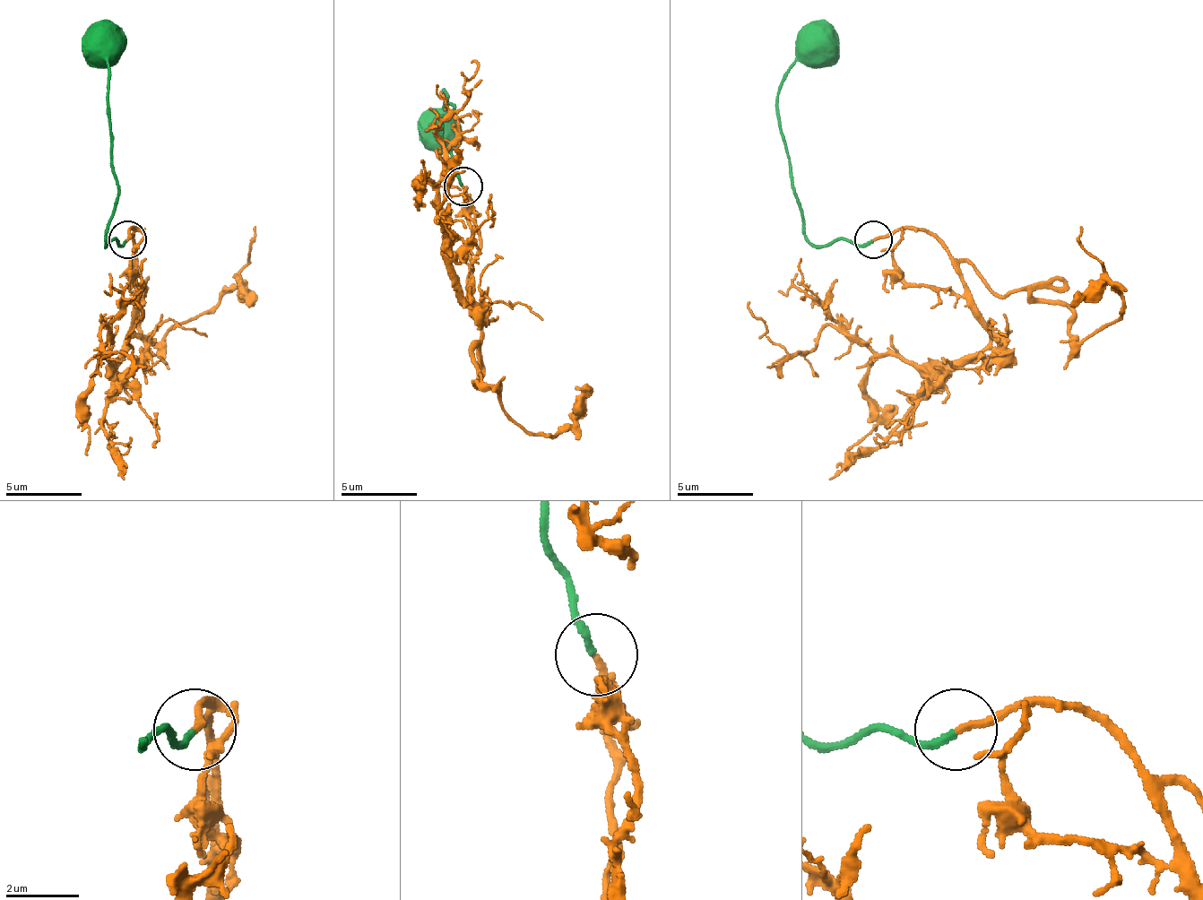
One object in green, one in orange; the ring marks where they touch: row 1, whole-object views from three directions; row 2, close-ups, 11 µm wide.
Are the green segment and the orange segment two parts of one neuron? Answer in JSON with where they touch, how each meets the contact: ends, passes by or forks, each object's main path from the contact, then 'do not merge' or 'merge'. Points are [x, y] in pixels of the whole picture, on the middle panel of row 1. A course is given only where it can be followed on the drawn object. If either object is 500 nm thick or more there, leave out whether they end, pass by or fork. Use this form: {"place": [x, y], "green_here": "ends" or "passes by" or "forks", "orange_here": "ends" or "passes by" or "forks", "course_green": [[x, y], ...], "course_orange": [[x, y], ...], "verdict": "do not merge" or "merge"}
{"place": [463, 186], "green_here": "ends", "orange_here": "ends", "course_green": [[462, 186], [454, 171], [451, 149], [443, 141], [443, 118], [454, 107], [443, 91], [446, 110], [443, 125]], "course_orange": [[462, 186], [466, 301], [439, 210], [436, 130], [466, 99], [466, 80], [477, 69], [470, 61]], "verdict": "merge"}

